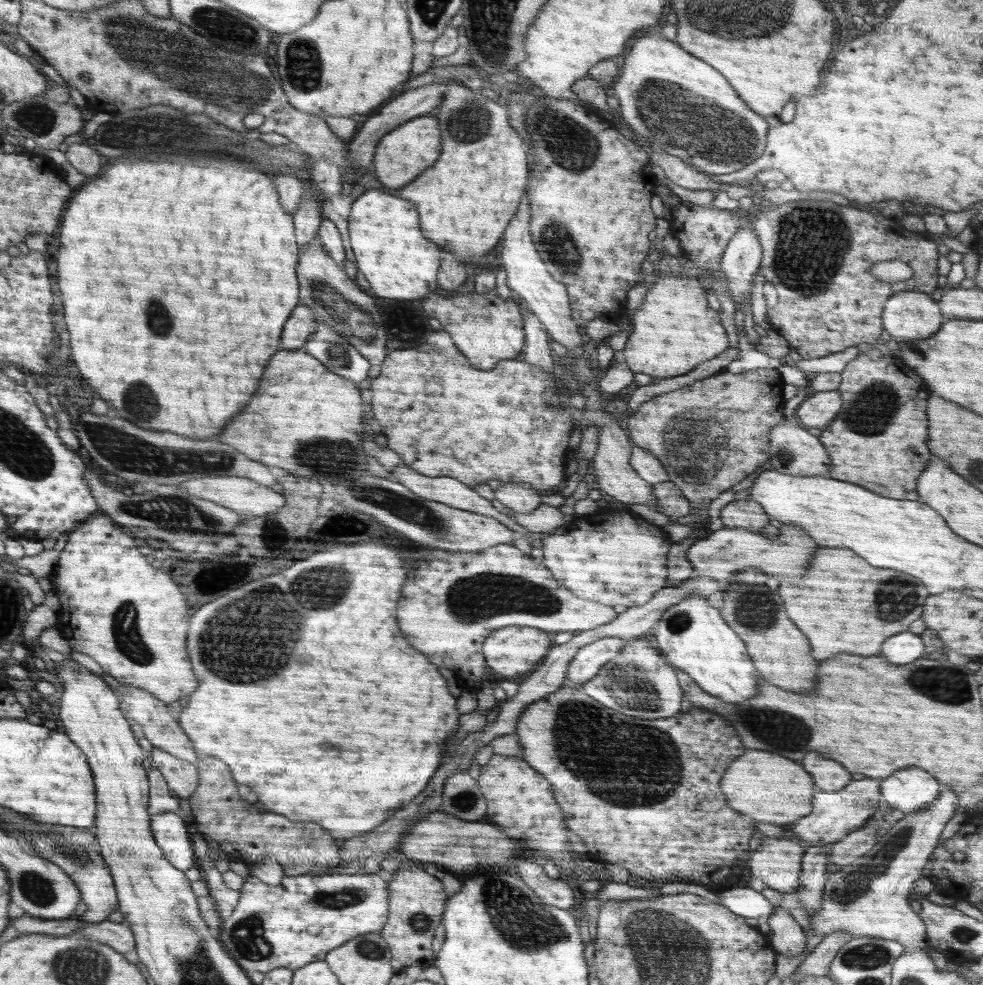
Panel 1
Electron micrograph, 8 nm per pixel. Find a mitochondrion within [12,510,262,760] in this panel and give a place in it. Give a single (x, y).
(126, 630)

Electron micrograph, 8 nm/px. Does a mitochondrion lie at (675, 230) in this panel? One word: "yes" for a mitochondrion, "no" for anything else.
no

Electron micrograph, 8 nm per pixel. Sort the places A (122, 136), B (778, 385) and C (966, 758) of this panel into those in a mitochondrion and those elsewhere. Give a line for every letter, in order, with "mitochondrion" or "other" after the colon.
A: mitochondrion
B: other
C: other

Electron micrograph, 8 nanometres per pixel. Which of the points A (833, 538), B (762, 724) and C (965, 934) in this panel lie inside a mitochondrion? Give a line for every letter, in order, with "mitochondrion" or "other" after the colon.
A: other
B: mitochondrion
C: mitochondrion

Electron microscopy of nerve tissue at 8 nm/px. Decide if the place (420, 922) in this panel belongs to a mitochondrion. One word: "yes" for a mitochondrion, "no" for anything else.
yes

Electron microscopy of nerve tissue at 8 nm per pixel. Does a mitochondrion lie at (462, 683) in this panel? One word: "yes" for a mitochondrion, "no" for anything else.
no

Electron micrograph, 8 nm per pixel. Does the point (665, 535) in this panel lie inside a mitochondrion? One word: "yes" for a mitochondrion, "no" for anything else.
no

